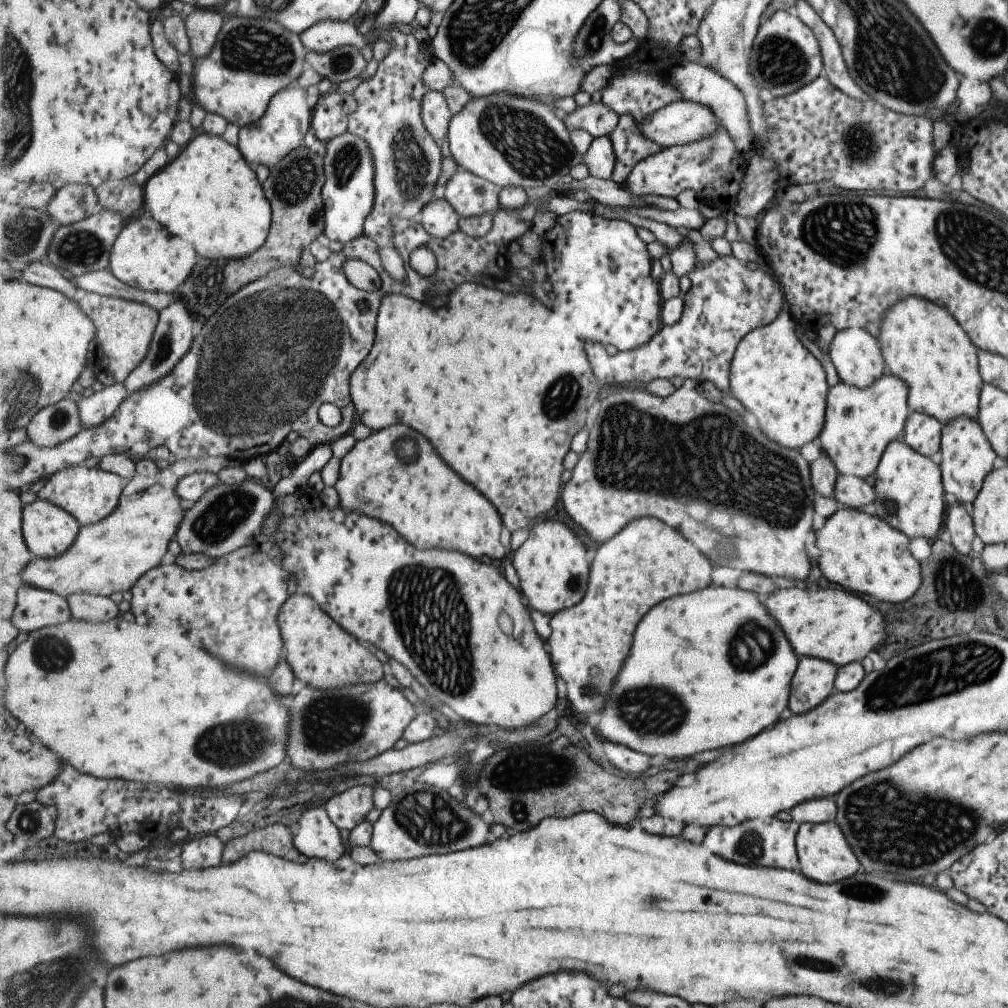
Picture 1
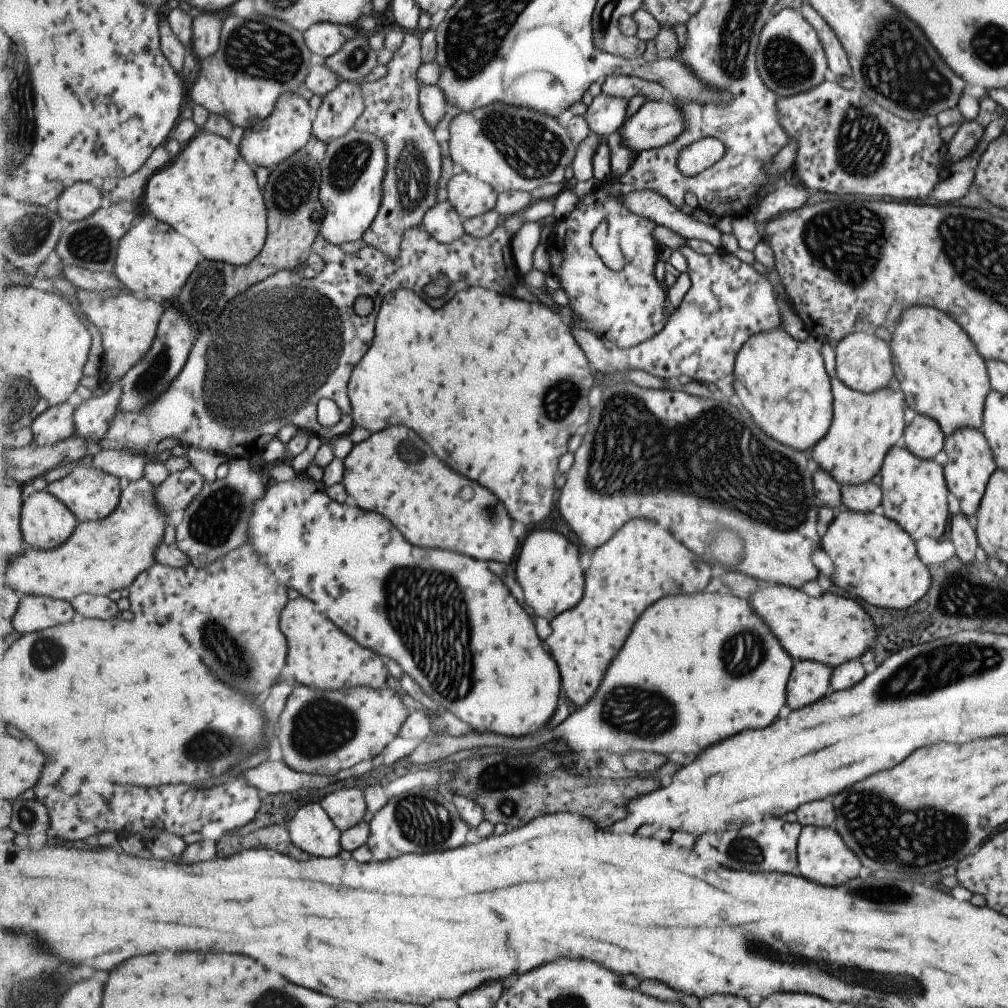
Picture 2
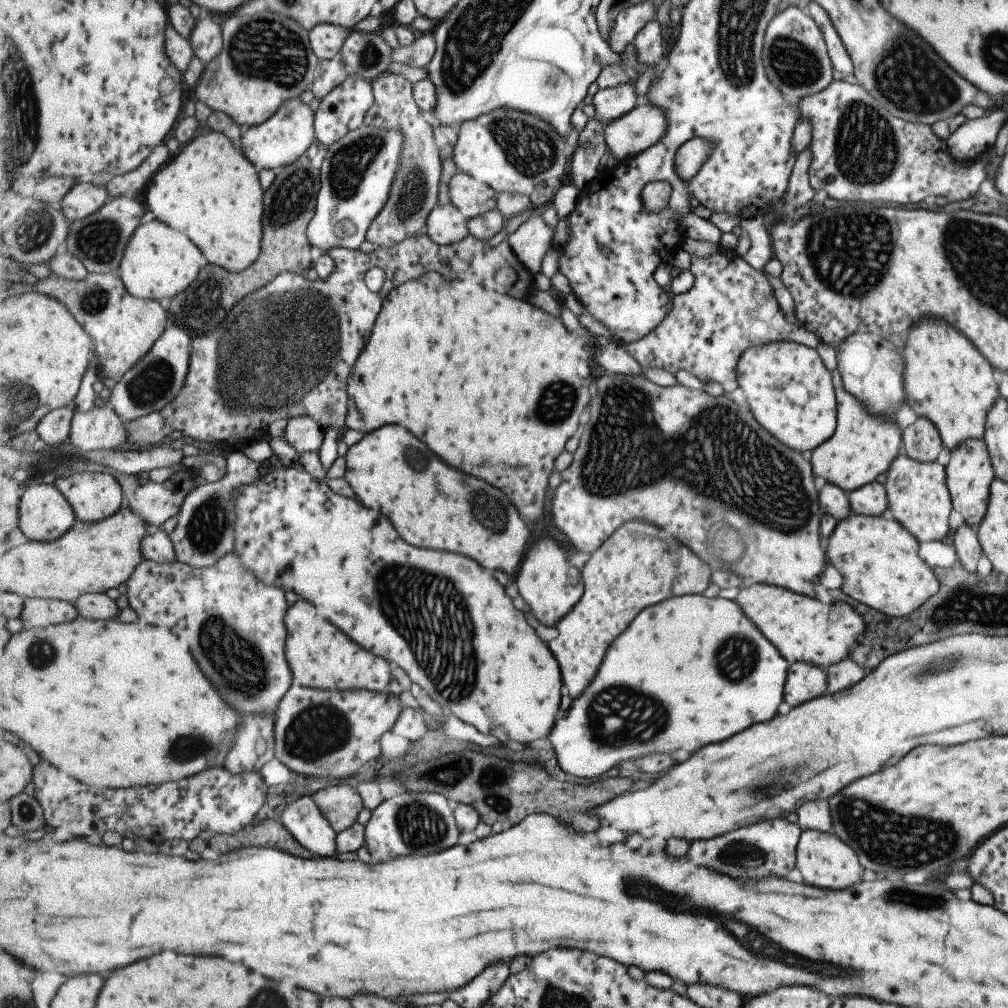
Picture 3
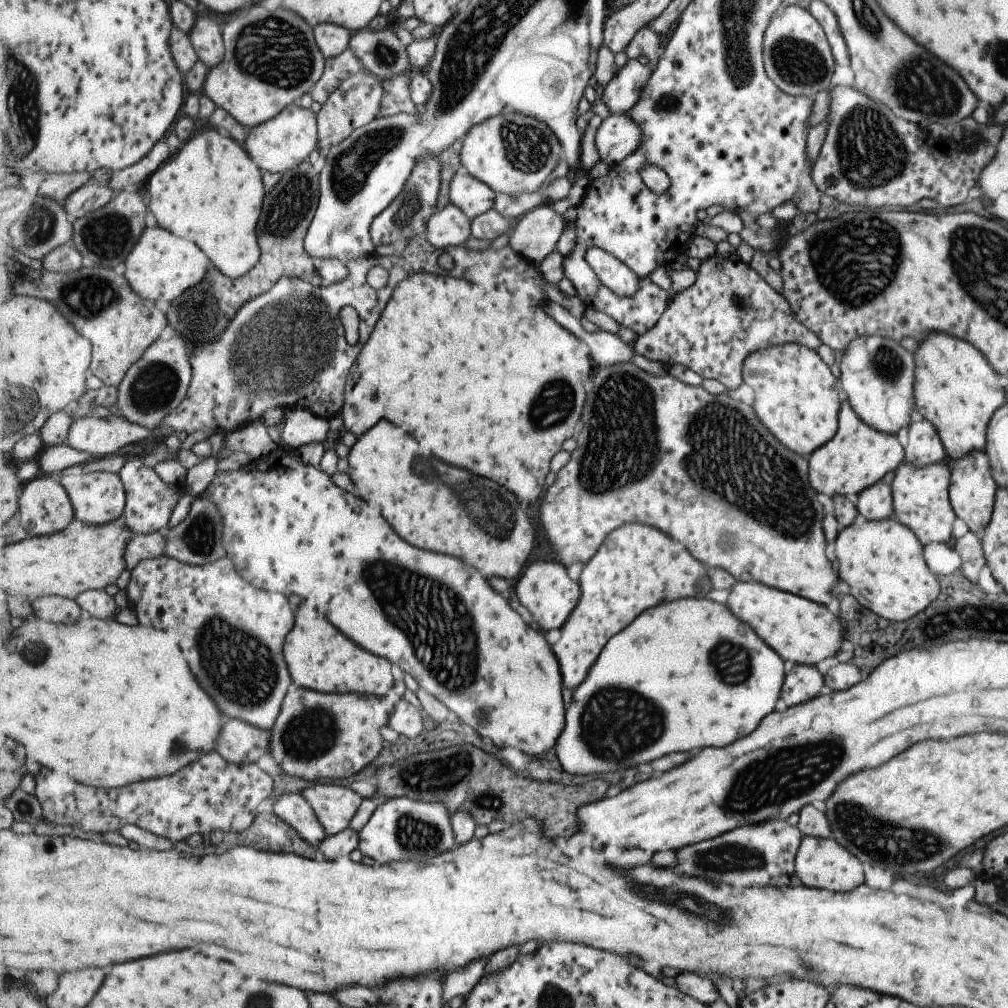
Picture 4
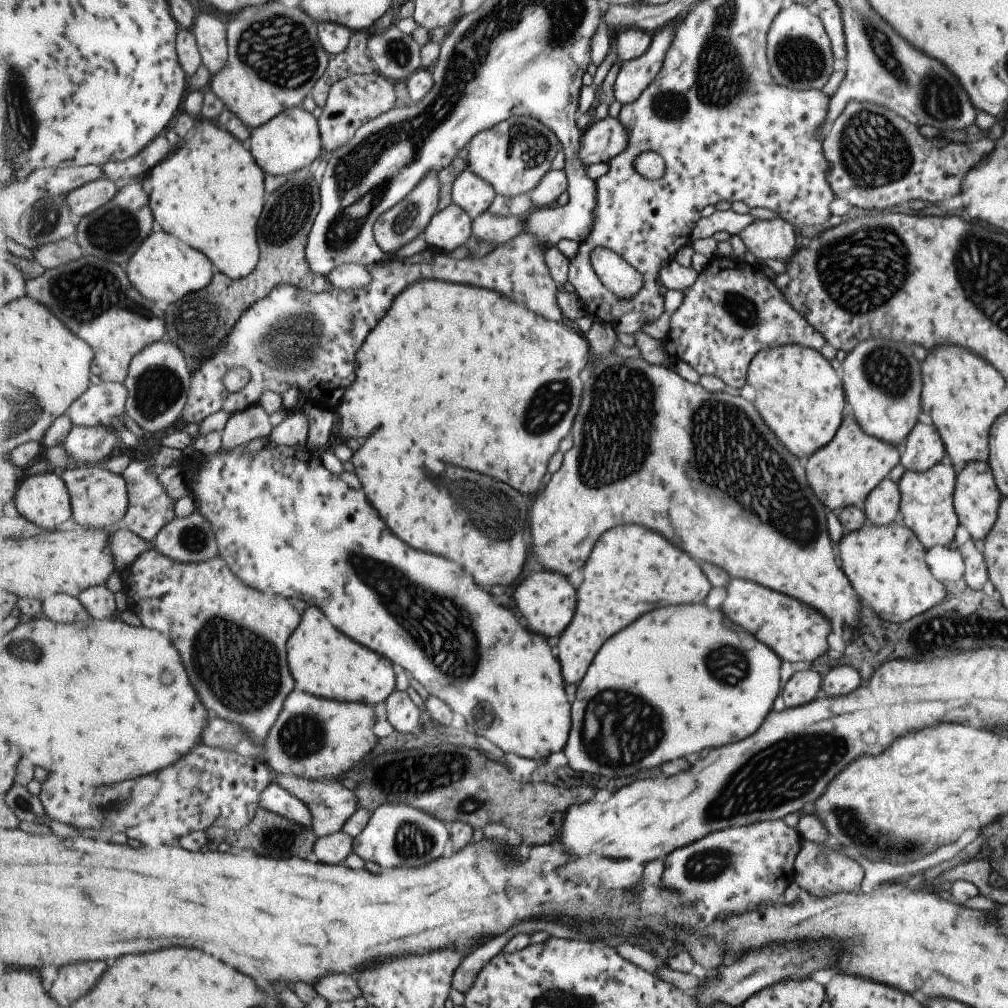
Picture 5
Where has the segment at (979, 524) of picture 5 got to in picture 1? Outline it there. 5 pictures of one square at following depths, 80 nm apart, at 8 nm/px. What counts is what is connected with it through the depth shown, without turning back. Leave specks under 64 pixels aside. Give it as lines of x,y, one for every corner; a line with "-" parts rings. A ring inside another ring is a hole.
961,415
951,419
950,423
942,425
939,452
941,460
938,467
944,492
953,494
961,504
965,502
972,504
985,475
993,468
993,460
996,456
976,420

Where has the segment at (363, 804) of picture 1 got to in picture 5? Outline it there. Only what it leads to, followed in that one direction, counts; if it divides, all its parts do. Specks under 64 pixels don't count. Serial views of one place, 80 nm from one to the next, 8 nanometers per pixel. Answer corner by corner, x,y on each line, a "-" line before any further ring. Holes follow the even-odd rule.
276,774
275,782
298,796
311,809
312,829
318,837
339,832
345,826
345,820
349,820
360,807
357,793
354,790
348,790
341,781
336,782
332,778
318,781
307,779
305,776

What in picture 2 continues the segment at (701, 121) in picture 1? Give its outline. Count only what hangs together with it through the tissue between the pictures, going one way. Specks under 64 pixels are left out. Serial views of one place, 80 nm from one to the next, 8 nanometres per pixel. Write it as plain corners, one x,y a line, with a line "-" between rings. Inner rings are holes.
671,99
645,104
621,126
624,145
640,152
674,143
688,127
682,108

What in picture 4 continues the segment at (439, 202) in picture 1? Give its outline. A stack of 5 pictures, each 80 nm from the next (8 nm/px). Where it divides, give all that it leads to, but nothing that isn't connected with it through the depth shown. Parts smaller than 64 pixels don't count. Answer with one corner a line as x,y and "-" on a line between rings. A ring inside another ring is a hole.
455,203
430,218
426,228
427,239
437,248
461,246
472,238
472,220

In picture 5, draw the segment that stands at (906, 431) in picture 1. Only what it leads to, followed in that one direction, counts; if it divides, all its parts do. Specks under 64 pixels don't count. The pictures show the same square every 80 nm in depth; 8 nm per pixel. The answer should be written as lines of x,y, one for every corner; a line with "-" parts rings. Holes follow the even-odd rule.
917,421
904,439
905,448
899,462
904,470
927,470
937,464
945,454
941,437
932,424

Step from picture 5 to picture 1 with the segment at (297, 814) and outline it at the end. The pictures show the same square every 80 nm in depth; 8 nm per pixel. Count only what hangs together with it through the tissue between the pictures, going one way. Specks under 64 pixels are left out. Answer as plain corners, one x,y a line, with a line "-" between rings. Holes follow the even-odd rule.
323,807
308,810
294,830
295,848
311,859
335,862
345,854
341,830

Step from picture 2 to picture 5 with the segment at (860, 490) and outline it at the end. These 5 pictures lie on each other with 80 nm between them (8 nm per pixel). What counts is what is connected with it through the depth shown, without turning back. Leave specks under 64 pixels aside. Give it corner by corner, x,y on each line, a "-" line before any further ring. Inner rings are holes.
885,477
861,504
865,520
874,525
889,524
898,514
900,501
896,484

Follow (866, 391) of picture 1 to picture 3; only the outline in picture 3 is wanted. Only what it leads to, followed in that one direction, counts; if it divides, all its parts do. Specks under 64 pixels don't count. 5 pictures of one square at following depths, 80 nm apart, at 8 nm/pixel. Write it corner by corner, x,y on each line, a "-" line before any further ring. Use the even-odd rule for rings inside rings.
837,369
830,375
836,400
836,425
833,434
809,452
809,456
815,476
847,492
865,486
886,472
889,463
902,451
902,436
895,421
868,413
868,408
842,387

